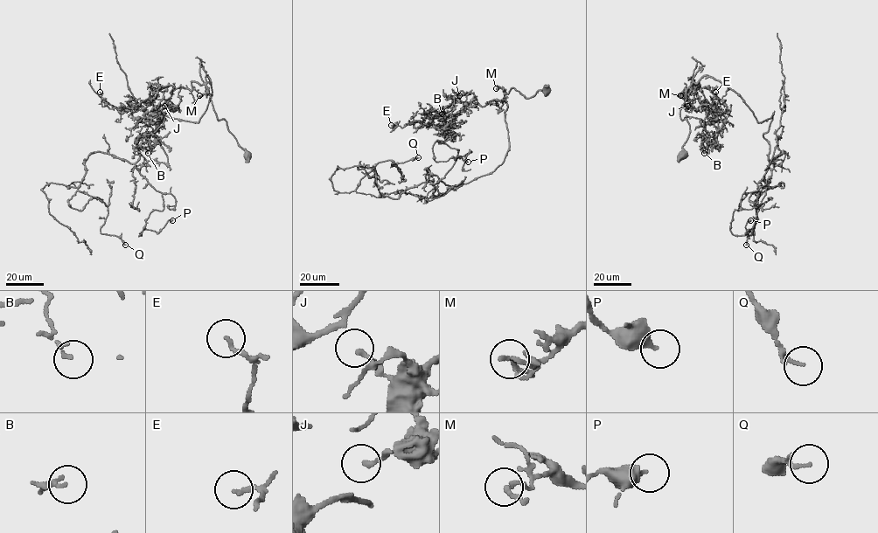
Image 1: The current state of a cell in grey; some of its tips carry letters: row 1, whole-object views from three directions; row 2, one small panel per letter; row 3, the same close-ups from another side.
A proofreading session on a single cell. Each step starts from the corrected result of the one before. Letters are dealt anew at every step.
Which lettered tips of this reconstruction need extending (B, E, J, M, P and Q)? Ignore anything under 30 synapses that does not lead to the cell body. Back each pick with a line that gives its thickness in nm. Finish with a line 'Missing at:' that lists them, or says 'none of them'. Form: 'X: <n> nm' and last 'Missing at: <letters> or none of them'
Missing at: none of them

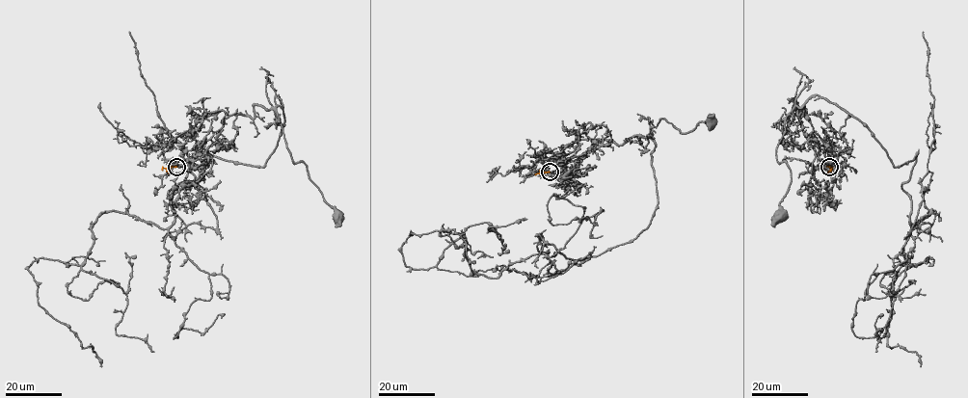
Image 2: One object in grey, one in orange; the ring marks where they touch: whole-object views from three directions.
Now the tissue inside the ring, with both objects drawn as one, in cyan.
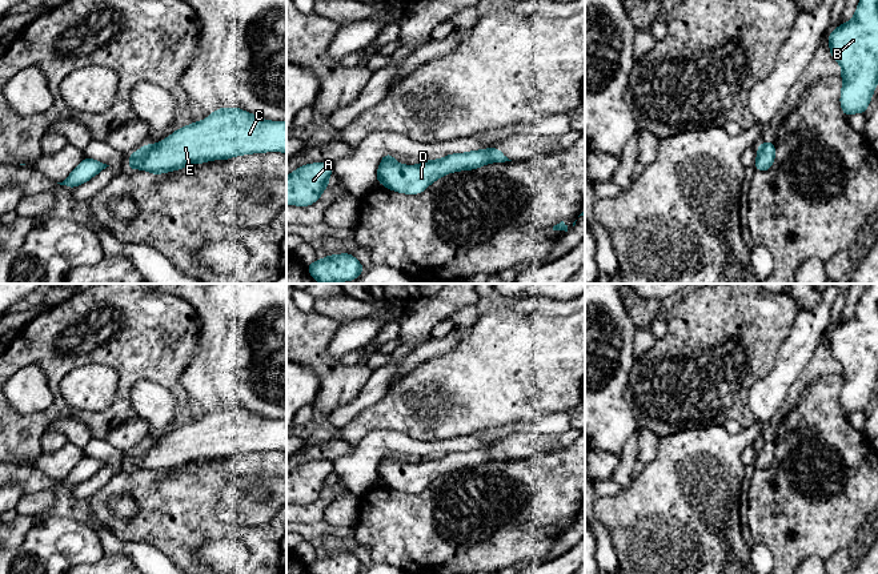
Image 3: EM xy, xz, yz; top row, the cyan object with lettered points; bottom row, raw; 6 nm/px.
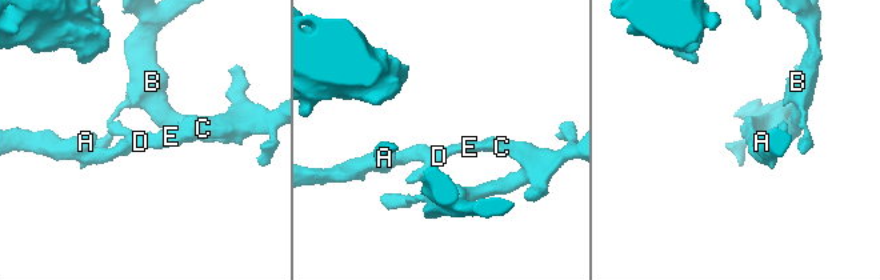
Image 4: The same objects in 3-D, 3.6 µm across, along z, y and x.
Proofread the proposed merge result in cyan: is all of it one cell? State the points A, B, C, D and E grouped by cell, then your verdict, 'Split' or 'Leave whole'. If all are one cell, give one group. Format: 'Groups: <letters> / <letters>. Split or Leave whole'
Groups: A B C D E. Leave whole

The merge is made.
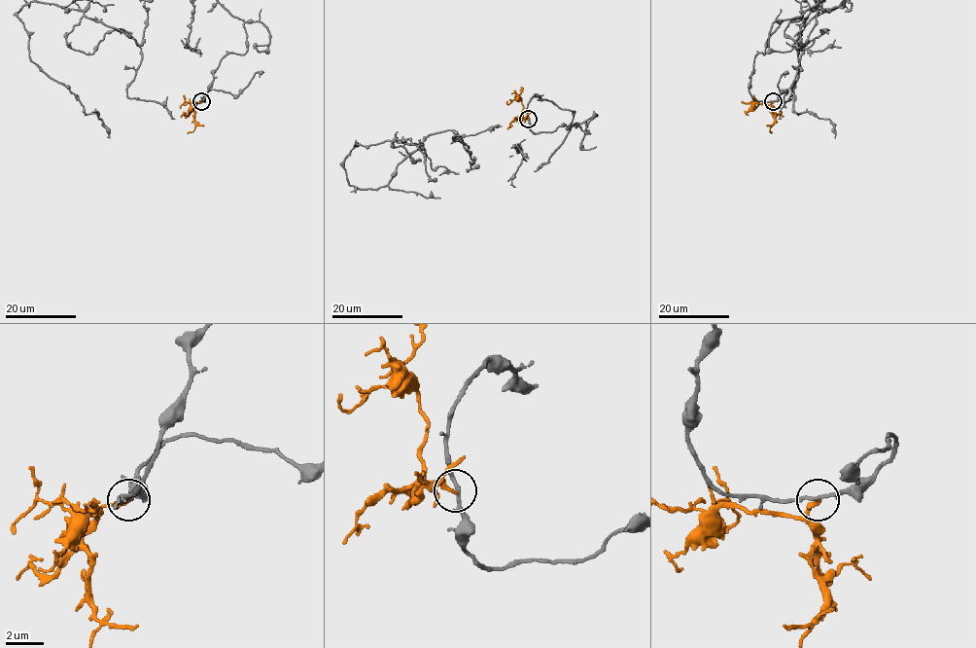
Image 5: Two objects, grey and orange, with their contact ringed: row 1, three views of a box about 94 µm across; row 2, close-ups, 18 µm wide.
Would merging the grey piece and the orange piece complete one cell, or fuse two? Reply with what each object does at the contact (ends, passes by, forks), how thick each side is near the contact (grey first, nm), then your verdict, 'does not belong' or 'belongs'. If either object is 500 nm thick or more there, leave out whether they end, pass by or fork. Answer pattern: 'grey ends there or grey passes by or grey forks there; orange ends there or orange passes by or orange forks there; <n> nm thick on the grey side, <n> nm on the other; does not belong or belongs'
grey passes by; orange ends there; 170 nm thick on the grey side, 220 nm on the other; does not belong

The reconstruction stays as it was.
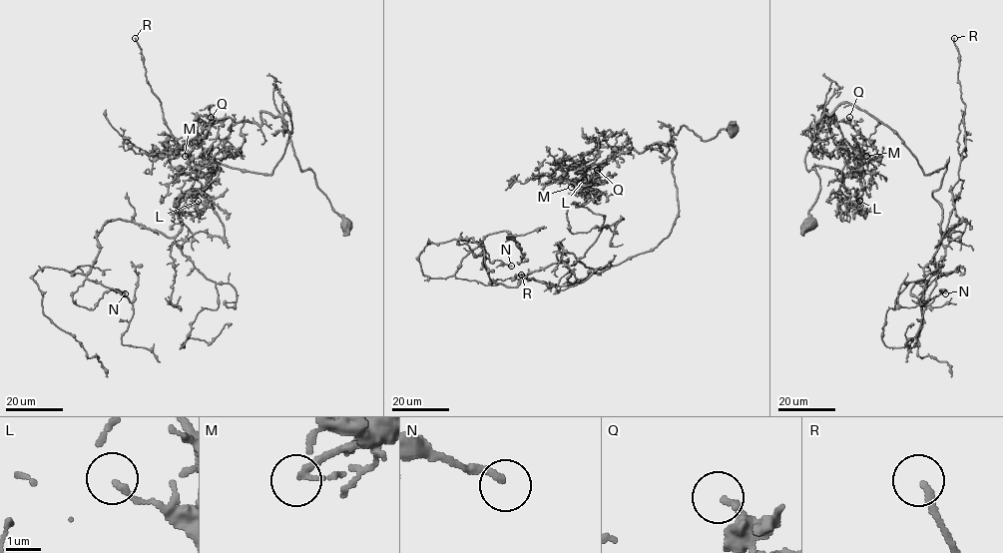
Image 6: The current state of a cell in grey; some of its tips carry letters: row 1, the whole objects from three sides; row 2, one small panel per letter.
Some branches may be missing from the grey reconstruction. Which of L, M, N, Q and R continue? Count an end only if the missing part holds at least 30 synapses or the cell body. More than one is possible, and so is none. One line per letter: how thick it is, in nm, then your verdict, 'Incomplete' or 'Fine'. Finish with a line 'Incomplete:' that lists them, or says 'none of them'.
L: Thickness 120 nm. Fine
M: Thickness 150 nm. Incomplete
N: Thickness 200 nm. Fine
Q: Thickness 240 nm. Fine
R: Thickness 170 nm. Incomplete
Incomplete: M, R

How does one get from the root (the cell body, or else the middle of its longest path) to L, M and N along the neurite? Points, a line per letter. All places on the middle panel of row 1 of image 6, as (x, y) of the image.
L: (733, 130), (704, 141), (683, 126), (666, 144), (642, 152), (618, 149), (595, 180), (584, 180)
M: (733, 130), (721, 129), (704, 141), (683, 126), (666, 144), (653, 144), (642, 152), (620, 147), (571, 187)
N: (733, 130), (671, 136), (678, 215), (654, 248), (597, 269), (565, 253), (509, 287), (458, 240), (511, 266)

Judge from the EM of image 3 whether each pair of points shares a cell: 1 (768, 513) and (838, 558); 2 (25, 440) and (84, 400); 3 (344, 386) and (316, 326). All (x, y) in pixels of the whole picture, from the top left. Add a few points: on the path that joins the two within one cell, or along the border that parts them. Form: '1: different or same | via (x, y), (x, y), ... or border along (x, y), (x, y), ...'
1: different | border along (848, 549), (840, 549), (825, 560)
2: different | border along (59, 381), (60, 394), (75, 408), (104, 410)
3: same | via (329, 373), (315, 356), (315, 341)

